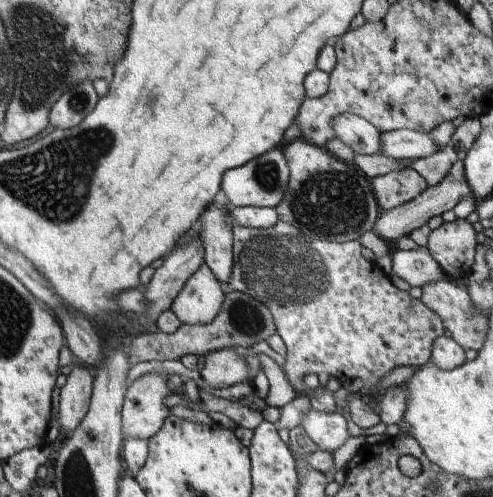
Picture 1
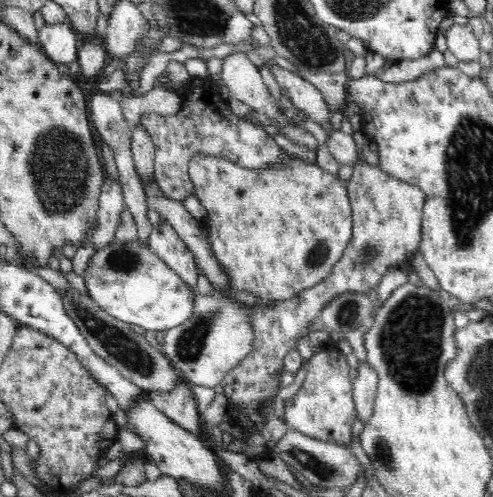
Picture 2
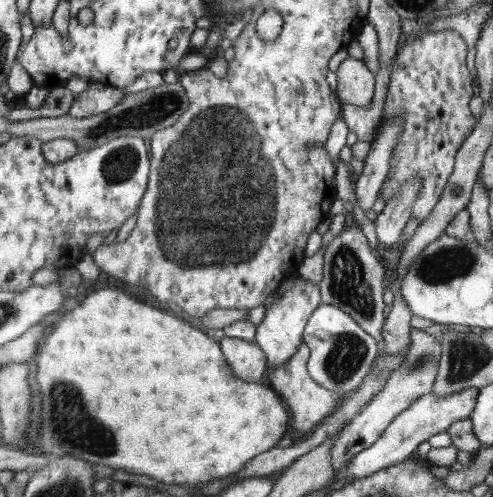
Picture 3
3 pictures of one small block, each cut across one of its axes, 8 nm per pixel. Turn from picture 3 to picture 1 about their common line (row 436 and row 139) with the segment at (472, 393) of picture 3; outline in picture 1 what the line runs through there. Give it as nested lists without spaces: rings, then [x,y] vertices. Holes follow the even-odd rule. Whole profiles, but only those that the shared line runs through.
[[[393,130],[379,134],[379,154],[401,160],[401,158],[427,158],[435,154],[435,146],[429,140],[429,134],[413,130]]]

